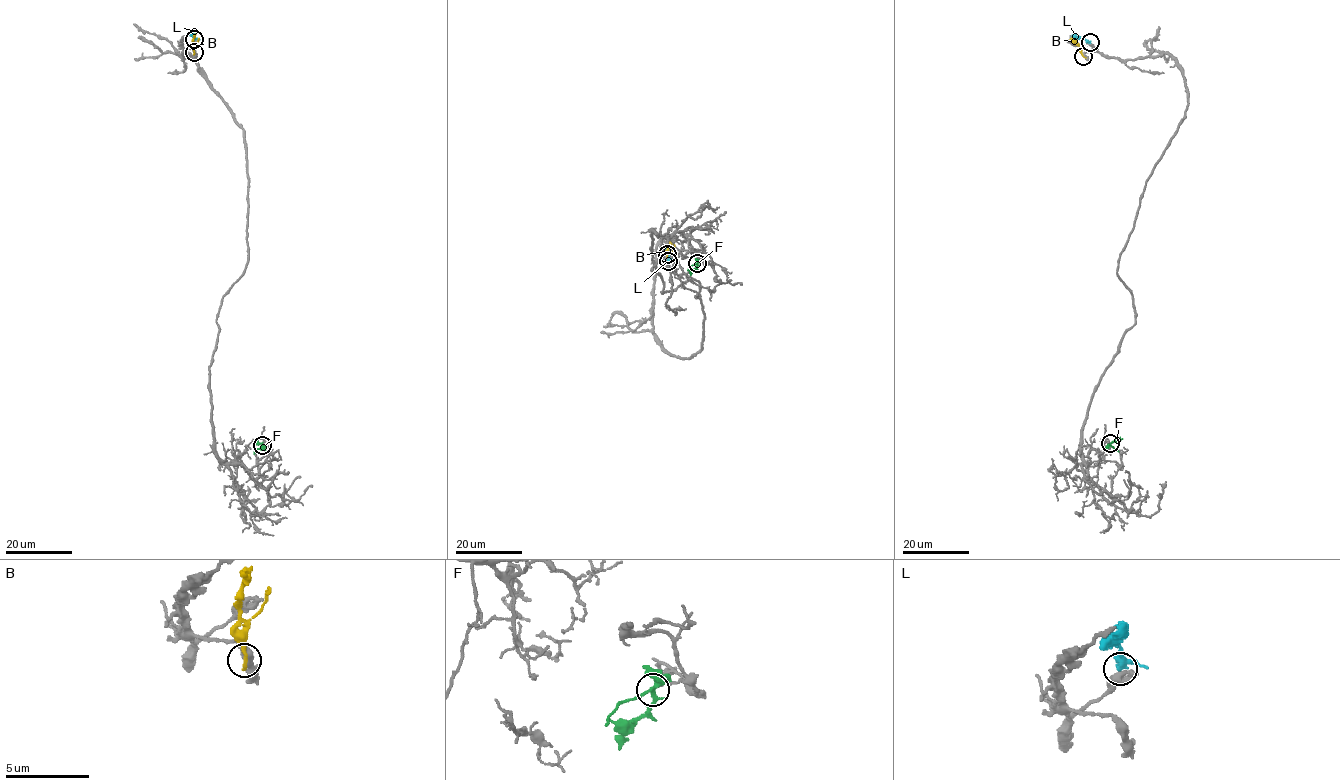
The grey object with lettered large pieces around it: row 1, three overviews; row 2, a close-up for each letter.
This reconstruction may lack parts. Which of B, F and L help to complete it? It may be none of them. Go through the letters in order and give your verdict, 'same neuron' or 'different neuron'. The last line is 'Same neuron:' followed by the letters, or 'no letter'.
B: different neuron
F: different neuron
L: different neuron
Same neuron: no letter

